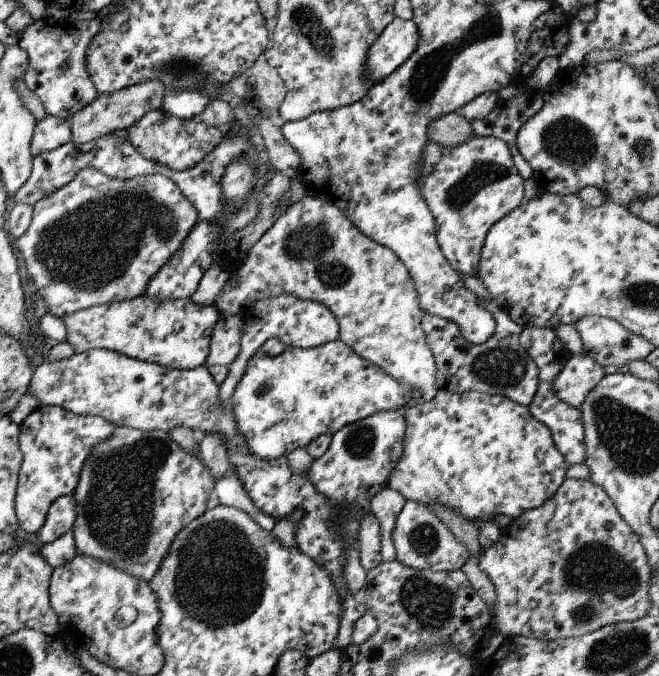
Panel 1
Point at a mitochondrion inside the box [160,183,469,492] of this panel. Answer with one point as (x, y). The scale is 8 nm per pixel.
(313, 243)

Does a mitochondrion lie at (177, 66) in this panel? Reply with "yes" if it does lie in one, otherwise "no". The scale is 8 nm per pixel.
yes

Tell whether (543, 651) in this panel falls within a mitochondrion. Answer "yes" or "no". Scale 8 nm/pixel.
no

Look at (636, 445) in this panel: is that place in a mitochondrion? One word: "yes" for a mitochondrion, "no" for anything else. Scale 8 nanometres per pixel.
yes

